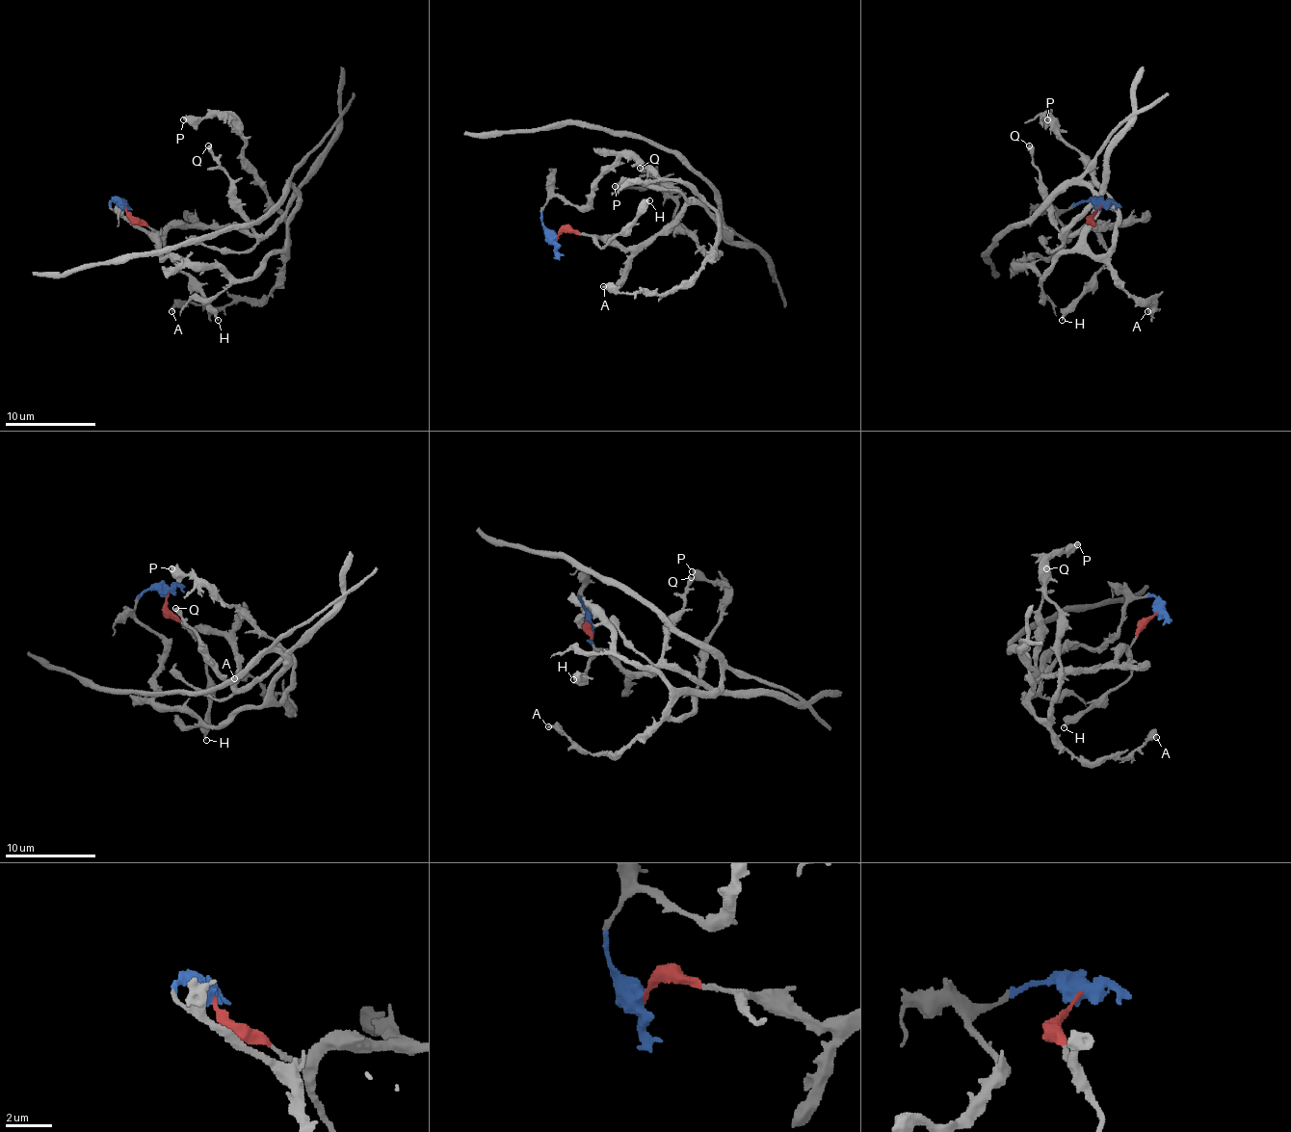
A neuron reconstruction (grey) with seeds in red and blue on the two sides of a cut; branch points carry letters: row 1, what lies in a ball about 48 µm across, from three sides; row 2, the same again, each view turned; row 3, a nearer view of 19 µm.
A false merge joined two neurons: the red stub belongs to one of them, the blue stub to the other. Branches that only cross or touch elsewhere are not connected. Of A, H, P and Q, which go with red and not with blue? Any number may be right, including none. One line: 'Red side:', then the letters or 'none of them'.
Red side: H, Q

